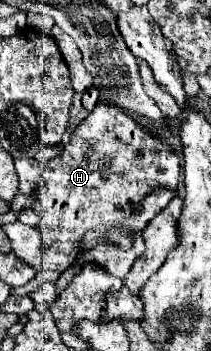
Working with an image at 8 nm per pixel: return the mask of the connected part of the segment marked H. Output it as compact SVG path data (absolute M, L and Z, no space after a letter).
M98 101L96 107L90 111L90 115L78 125L74 131L70 143L66 145L64 153L52 161L44 163L44 173L40 177L42 183L42 193L38 195L38 201L34 205L36 213L40 215L38 231L42 235L42 277L50 283L56 283L58 277L70 267L74 261L80 241L86 231L96 229L98 225L104 223L116 223L126 219L134 207L142 201L144 195L148 195L156 187L166 187L166 189L176 189L180 183L180 161L178 157L162 149L162 143L154 141L154 135L146 131L130 113Z

